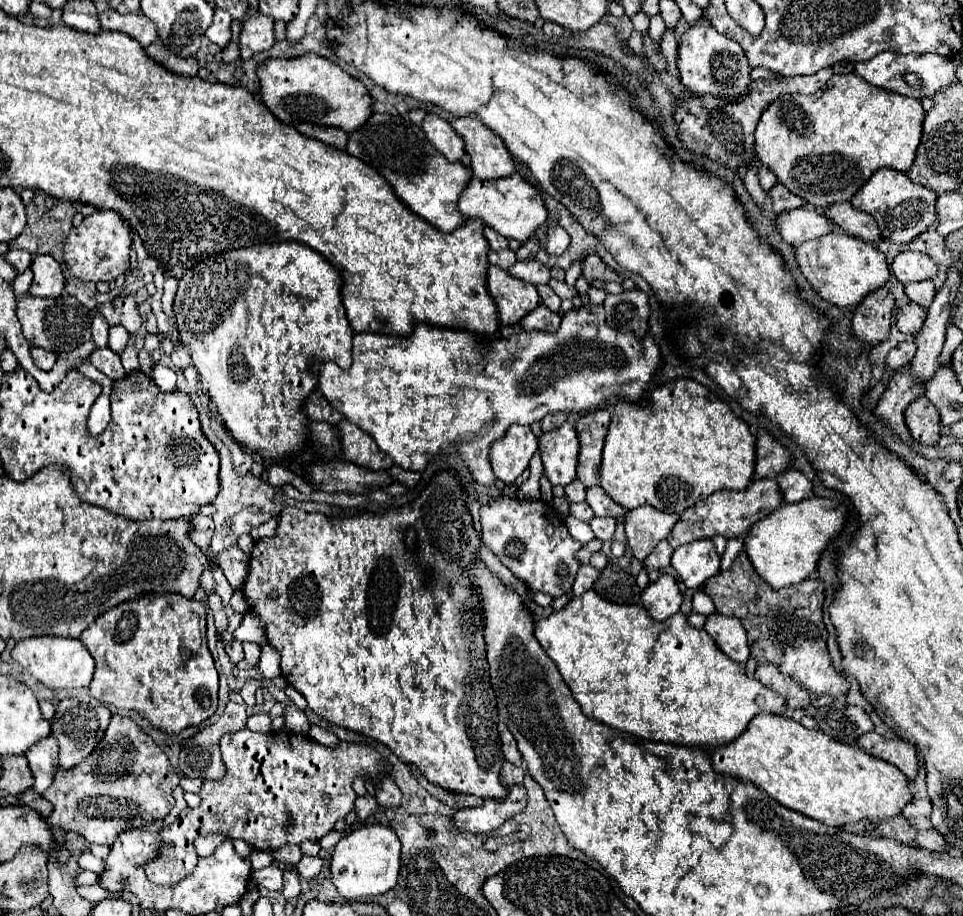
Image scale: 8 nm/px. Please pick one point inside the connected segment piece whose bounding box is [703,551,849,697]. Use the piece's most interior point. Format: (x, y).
(785, 627)

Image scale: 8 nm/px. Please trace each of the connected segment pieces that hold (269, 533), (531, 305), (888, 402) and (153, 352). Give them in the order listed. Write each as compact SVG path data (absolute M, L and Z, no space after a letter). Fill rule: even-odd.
M271 517L267 523L263 523L263 525L259 525L259 527L253 527L251 537L253 537L253 539L273 537L273 535L275 535L275 529L277 529L277 519L275 519L275 517Z
M489 265L489 293L497 301L499 319L503 325L517 325L527 313L541 305L537 287L511 277L507 271Z
M905 365L901 367L901 373L895 373L891 383L887 385L887 391L881 395L877 407L875 407L875 413L879 417L883 417L891 429L903 439L907 441L915 451L919 451L921 455L925 455L927 459L935 459L939 457L939 449L931 449L931 447L921 447L919 443L915 443L911 439L911 433L909 429L905 427L905 421L903 421L903 411L905 407L923 395L923 385L913 385L913 371L911 371L911 365Z
M147 333L147 337L145 337L145 351L151 355L151 361L153 361L153 363L159 361L161 349L159 349L159 339L157 339L157 335Z

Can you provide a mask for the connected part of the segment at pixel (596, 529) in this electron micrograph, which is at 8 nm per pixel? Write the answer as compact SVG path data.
M593 517L589 521L589 525L591 525L595 537L601 539L601 541L611 539L613 533L615 533L615 519L613 517Z

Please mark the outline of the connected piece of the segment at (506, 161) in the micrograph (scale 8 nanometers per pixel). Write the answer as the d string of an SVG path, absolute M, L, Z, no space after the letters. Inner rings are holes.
M477 115L455 117L453 129L465 139L465 151L471 155L471 171L477 179L501 179L517 173L515 161L501 137L497 137Z

